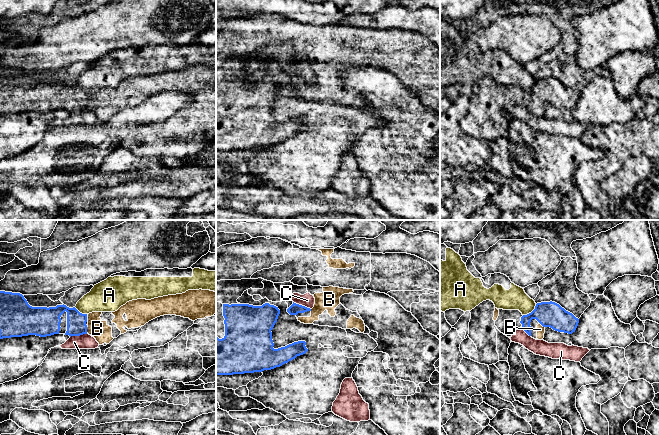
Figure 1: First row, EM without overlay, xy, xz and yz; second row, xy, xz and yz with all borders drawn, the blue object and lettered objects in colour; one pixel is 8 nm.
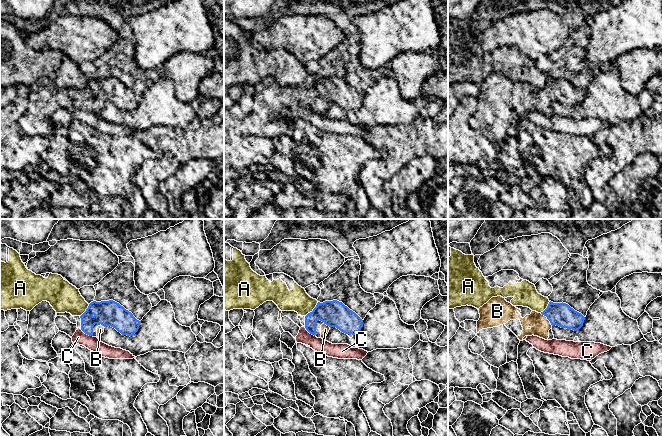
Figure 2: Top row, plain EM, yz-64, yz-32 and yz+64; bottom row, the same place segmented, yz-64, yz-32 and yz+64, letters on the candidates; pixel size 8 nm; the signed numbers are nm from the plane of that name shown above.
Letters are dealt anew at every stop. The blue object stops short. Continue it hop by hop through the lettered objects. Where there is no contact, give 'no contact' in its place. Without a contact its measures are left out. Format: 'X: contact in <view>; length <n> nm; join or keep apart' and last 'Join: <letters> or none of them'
A: contact in yz; length 140 nm; keep apart
B: contact in xy; length 50 nm; join
C: contact in xz; length 160 nm; keep apart
Join: B

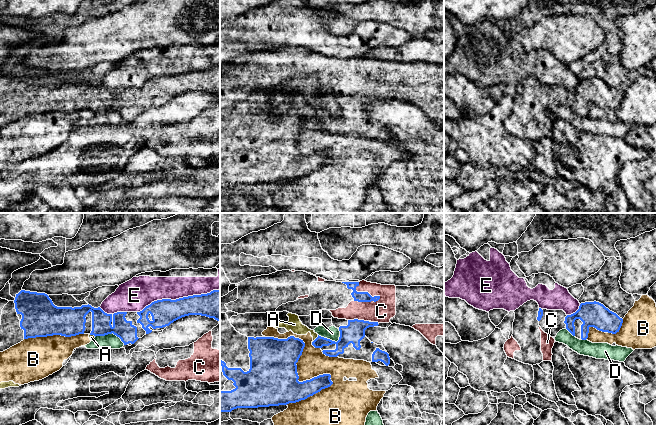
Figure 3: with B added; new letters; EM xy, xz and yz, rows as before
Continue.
A: contact in xz; length 80 nm; keep apart
B: contact in xz; length 650 nm; keep apart
C: contact in xz; length 220 nm; join
D: contact in xy; length 240 nm; keep apart
E: contact in xy; length 700 nm; keep apart
Join: C

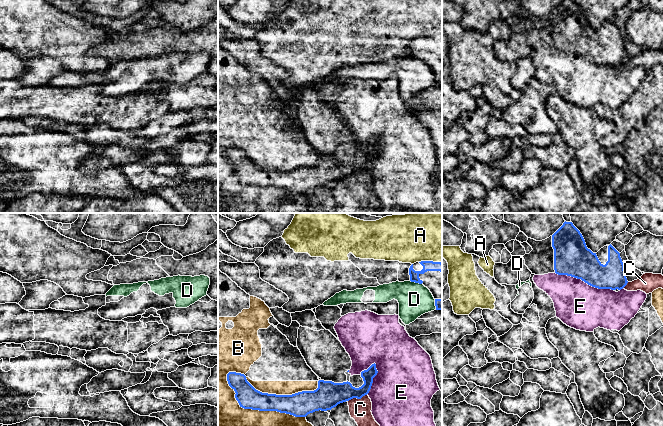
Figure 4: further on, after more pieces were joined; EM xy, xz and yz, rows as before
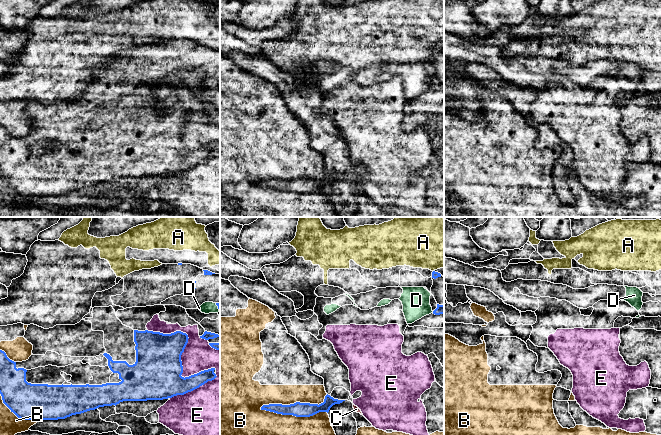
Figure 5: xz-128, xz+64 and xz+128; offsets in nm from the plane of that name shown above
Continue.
A: contact in xz; length 180 nm; keep apart
B: contact in xz; length 750 nm; keep apart
C: contact in xz; length 170 nm; keep apart
D: contact in xz; length 100 nm; keep apart
E: contact in yz; length 500 nm; keep apart
Join: none of them

